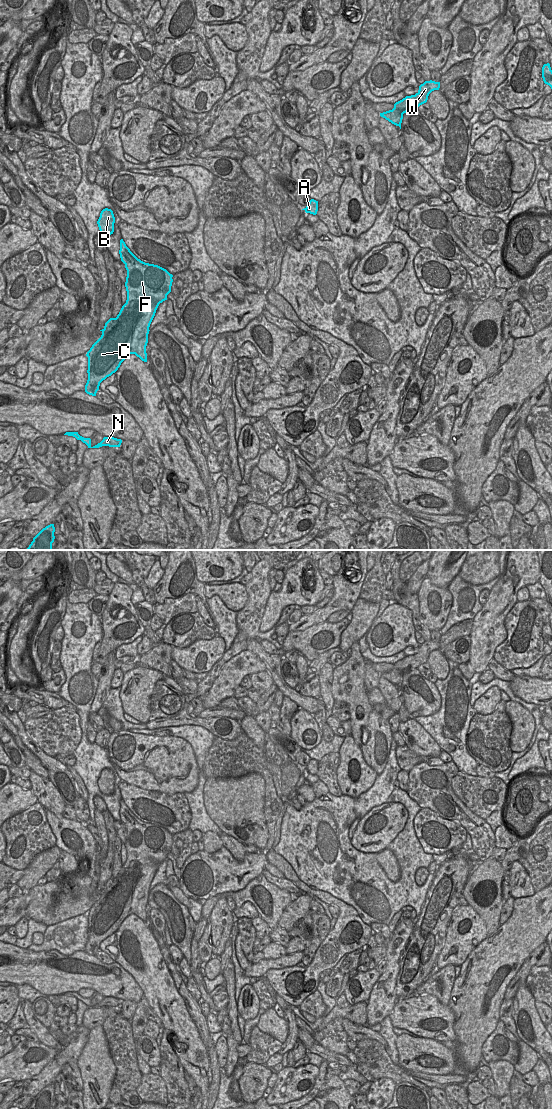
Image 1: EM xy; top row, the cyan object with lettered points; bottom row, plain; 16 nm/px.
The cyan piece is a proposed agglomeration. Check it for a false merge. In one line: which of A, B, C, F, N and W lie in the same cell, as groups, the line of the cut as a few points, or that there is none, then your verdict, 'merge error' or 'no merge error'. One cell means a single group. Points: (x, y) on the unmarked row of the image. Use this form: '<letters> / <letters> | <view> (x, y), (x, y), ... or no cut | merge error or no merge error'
A B C F N W | no cut | no merge error

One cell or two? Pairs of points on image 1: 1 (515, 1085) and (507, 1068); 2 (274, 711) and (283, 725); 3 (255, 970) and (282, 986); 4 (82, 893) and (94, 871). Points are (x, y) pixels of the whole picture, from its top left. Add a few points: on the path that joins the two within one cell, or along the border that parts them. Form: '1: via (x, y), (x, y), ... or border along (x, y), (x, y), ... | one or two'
1: border along (514, 1069), (509, 1084), (509, 1093) | two
2: border along (280, 708), (280, 716), (274, 723) | two
3: border along (287, 966), (269, 969), (264, 975) | two
4: border along (88, 873), (95, 888) | two

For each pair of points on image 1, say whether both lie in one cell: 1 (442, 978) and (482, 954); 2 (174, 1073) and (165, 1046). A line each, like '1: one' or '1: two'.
1: two
2: one

